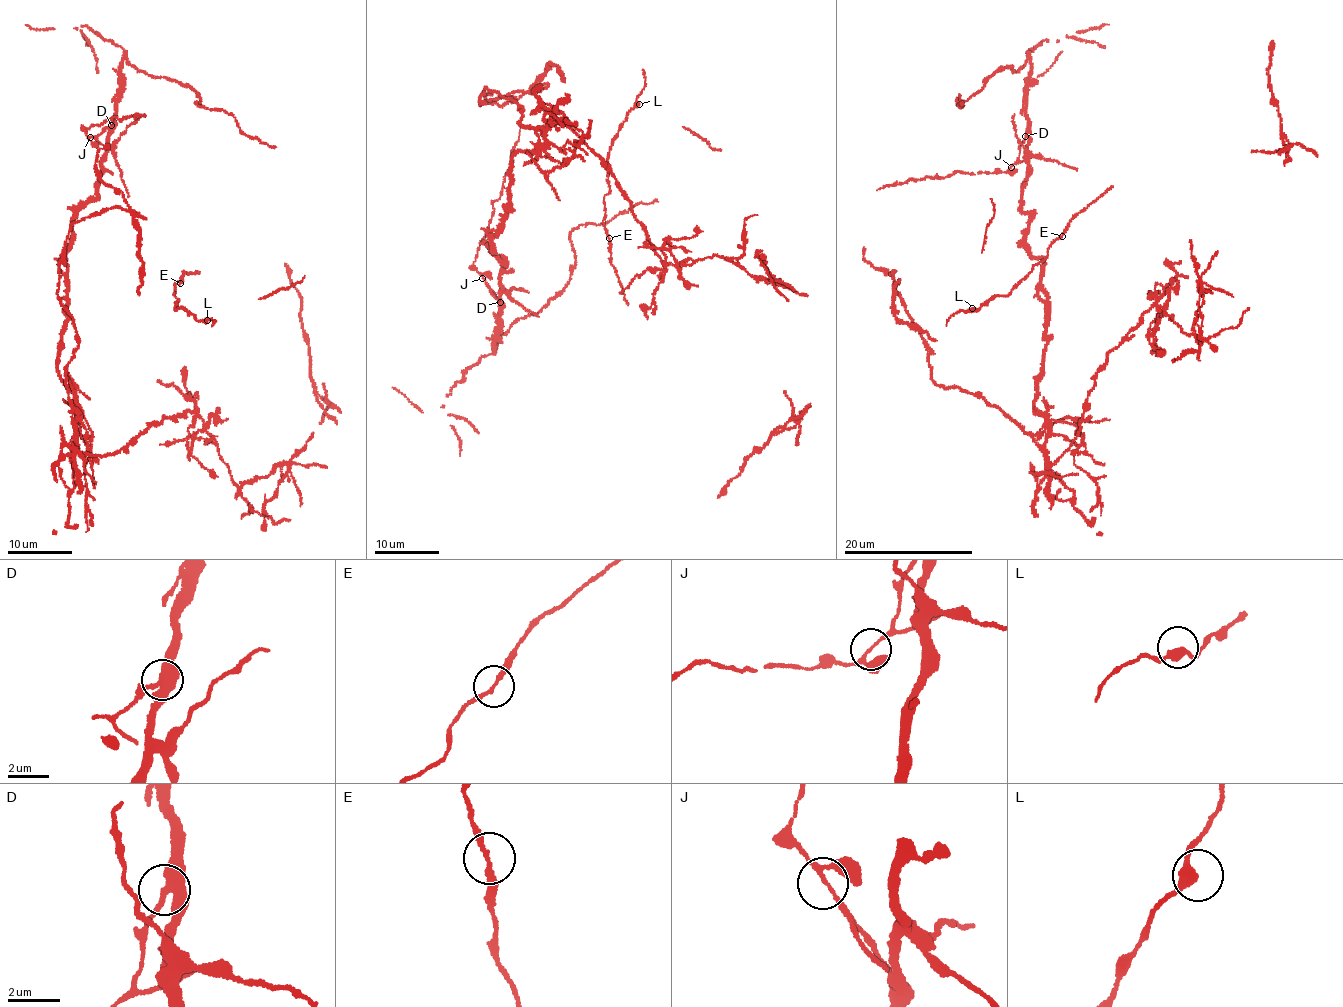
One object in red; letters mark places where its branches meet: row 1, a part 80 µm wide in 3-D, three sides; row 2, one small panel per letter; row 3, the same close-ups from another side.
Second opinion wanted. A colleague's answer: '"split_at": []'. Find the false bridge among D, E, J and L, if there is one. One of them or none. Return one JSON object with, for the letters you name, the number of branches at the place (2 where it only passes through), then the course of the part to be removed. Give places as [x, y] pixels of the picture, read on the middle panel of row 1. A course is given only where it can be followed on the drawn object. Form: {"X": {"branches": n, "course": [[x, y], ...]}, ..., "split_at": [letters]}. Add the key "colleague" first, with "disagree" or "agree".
{"colleague": "disagree", "D": {"branches": 3}, "split_at": ["D"]}

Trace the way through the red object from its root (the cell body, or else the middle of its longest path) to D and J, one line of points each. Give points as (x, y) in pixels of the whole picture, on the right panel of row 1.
D: (1047, 450), (1047, 417), (1034, 406), (1046, 293), (1042, 261), (1026, 241), (1031, 217), (1022, 210), (1025, 137)
J: (1047, 450), (1047, 417), (1034, 406), (1046, 293), (1042, 261), (1026, 241), (1026, 137), (1010, 167)

